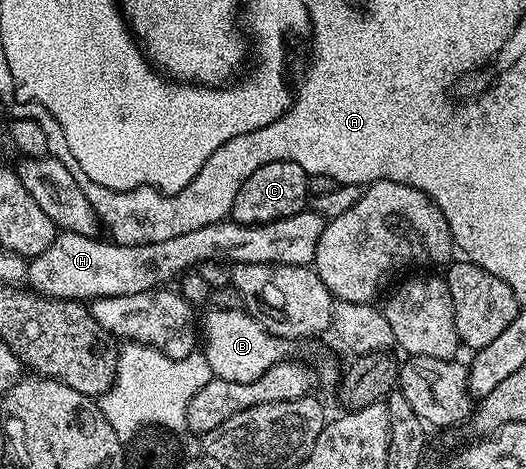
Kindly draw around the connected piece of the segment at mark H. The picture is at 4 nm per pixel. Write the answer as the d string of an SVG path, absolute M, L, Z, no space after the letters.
M302 211L262 225L240 225L238 221L226 219L199 227L199 231L187 231L187 235L175 235L175 239L142 245L119 245L111 239L101 241L100 236L61 231L47 251L28 262L27 285L42 297L89 303L98 297L160 289L171 283L168 281L176 282L182 275L196 270L203 261L312 266L326 224L326 218L312 211Z

